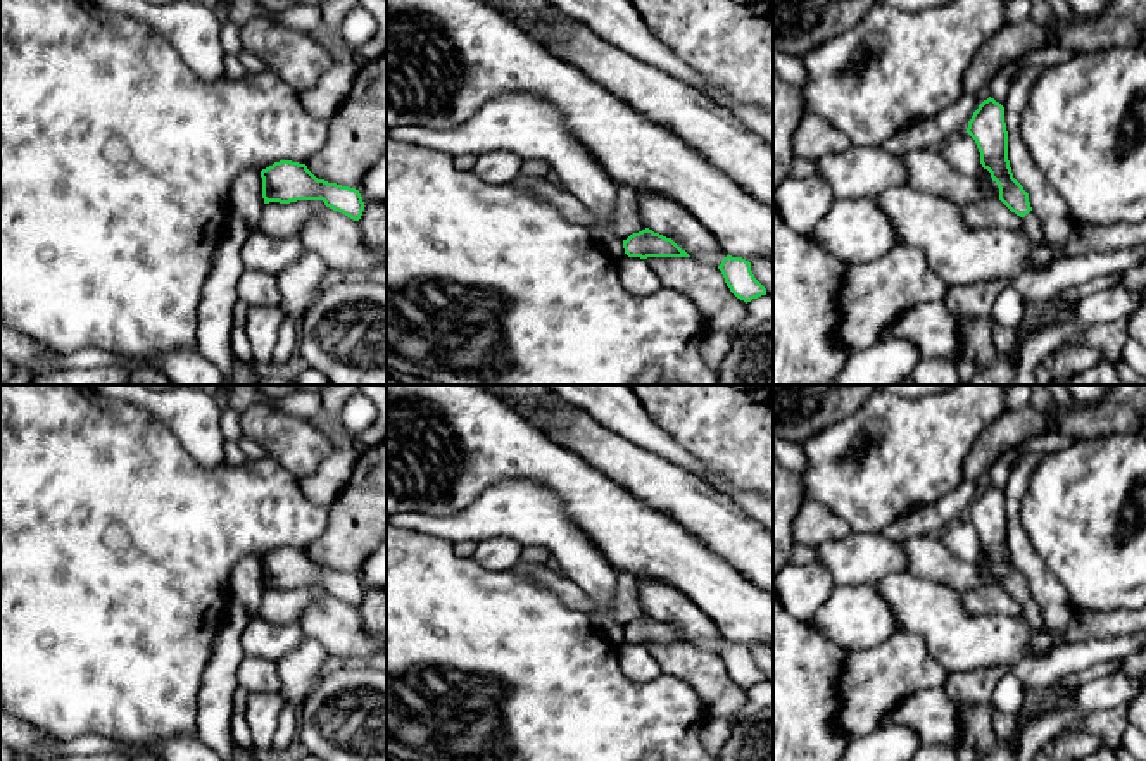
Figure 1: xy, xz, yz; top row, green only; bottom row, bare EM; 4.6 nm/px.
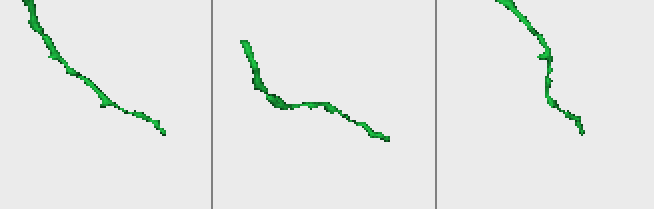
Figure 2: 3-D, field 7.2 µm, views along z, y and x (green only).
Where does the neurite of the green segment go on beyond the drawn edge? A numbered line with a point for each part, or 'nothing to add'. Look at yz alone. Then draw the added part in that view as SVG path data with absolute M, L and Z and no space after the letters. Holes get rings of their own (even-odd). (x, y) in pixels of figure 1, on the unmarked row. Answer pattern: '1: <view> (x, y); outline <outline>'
1: yz (1032, 615); outline M1032 597L1025 601L1022 618L1034 630L1041 630L1044 626L1041 606Z

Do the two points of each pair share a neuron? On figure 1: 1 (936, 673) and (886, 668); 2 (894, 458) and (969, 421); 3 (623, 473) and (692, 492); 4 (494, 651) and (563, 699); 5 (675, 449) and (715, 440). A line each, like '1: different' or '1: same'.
1: same
2: same
3: same
4: same
5: different

